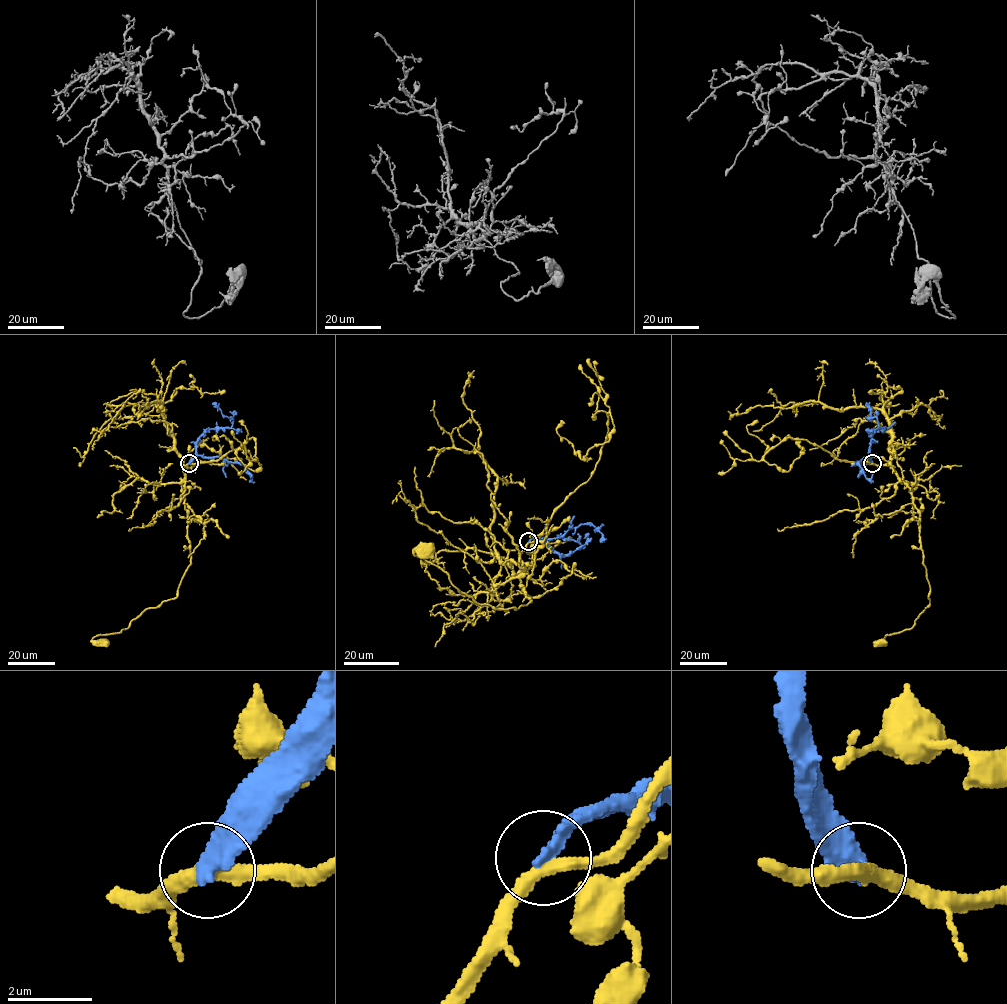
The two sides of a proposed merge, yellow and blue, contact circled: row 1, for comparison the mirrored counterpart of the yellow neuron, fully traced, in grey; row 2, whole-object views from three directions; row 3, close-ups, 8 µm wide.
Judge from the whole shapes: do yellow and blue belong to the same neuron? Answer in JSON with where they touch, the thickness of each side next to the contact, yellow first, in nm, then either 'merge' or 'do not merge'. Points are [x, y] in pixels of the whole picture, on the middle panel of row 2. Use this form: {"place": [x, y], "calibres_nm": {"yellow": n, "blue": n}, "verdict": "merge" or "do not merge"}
{"place": [528, 541], "calibres_nm": {"yellow": 320, "blue": 440}, "verdict": "do not merge"}

